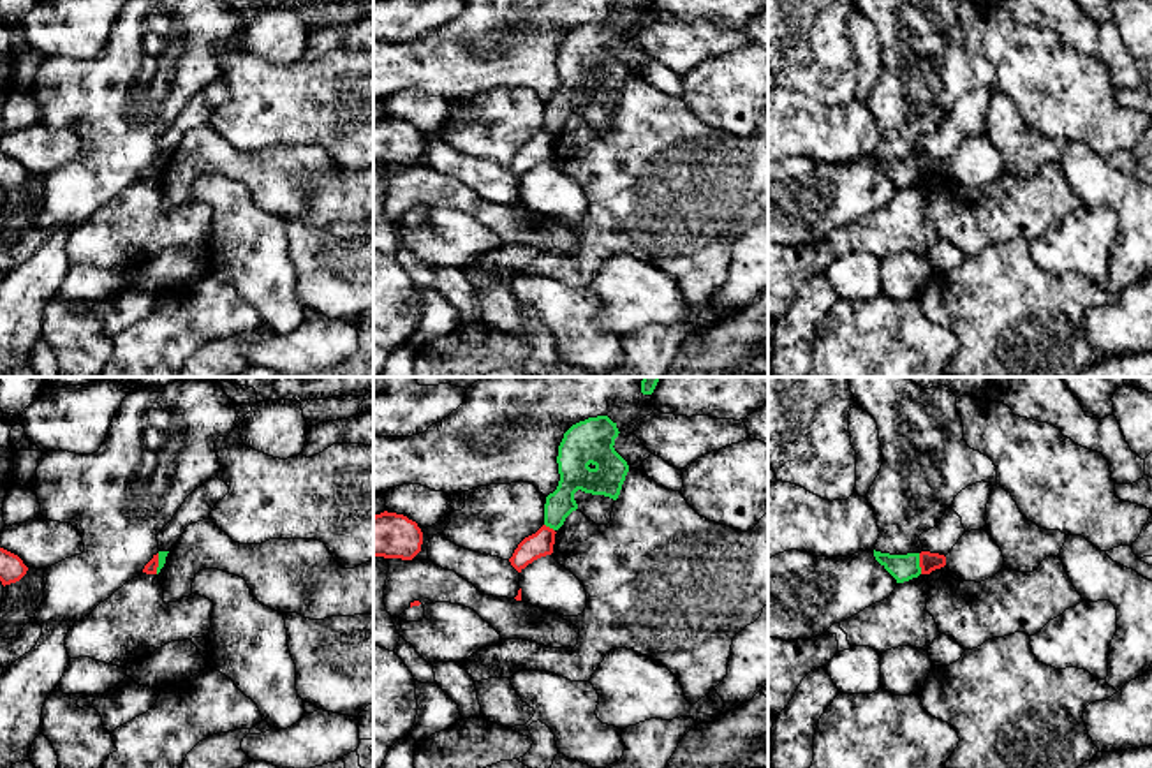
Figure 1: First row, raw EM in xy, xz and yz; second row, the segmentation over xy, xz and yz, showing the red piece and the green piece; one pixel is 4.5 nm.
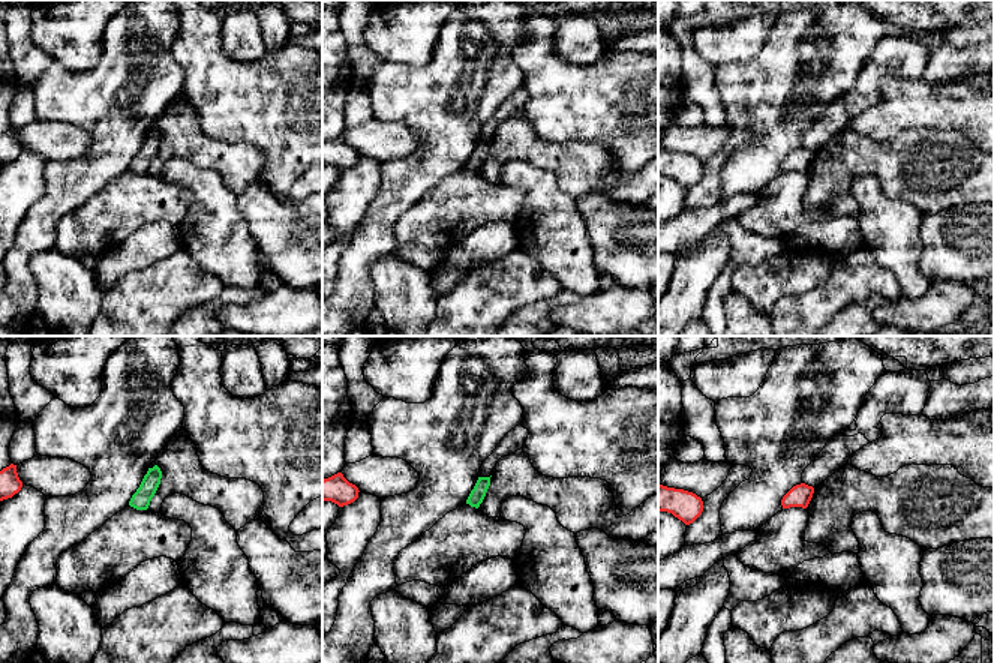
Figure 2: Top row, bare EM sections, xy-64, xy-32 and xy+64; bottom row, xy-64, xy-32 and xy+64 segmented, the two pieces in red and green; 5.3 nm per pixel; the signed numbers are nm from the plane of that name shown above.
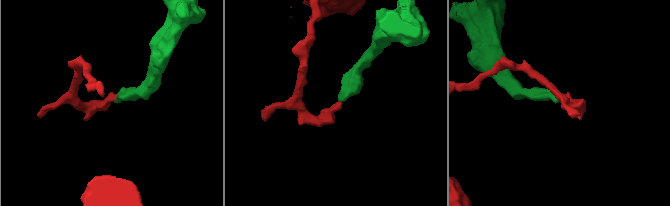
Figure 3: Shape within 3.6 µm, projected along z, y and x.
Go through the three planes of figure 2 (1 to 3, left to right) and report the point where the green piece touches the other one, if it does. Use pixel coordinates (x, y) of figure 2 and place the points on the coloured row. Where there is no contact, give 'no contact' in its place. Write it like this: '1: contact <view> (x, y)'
1: no contact
2: no contact
3: no contact

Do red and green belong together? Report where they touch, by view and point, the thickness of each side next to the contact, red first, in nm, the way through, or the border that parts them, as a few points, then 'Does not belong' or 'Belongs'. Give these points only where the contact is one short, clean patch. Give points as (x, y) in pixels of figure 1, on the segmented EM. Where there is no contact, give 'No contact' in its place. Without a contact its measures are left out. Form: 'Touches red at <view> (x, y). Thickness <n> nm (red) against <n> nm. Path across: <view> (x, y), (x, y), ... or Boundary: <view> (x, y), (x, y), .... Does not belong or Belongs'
Touches red at yz (920, 564). Thickness 90 nm (red) against 120 nm. Boundary: yz (918, 553), (922, 573). Does not belong

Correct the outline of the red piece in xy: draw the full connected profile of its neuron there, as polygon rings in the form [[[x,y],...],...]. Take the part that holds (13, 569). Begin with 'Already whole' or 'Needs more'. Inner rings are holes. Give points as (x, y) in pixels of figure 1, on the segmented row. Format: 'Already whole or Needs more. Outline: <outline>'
Already whole. Outline: [[[0,548],[0,581],[4,587],[19,581],[26,571],[28,567],[18,555]]]

